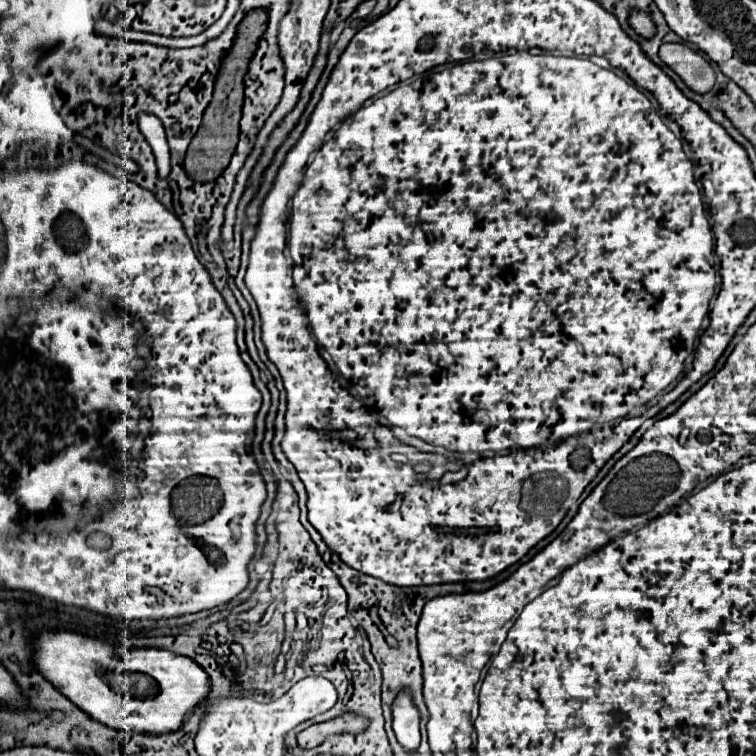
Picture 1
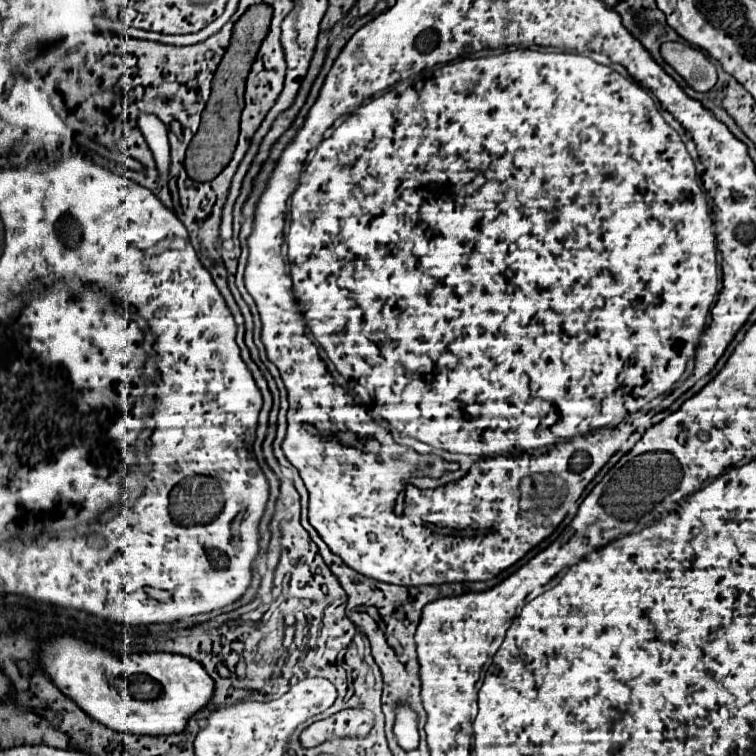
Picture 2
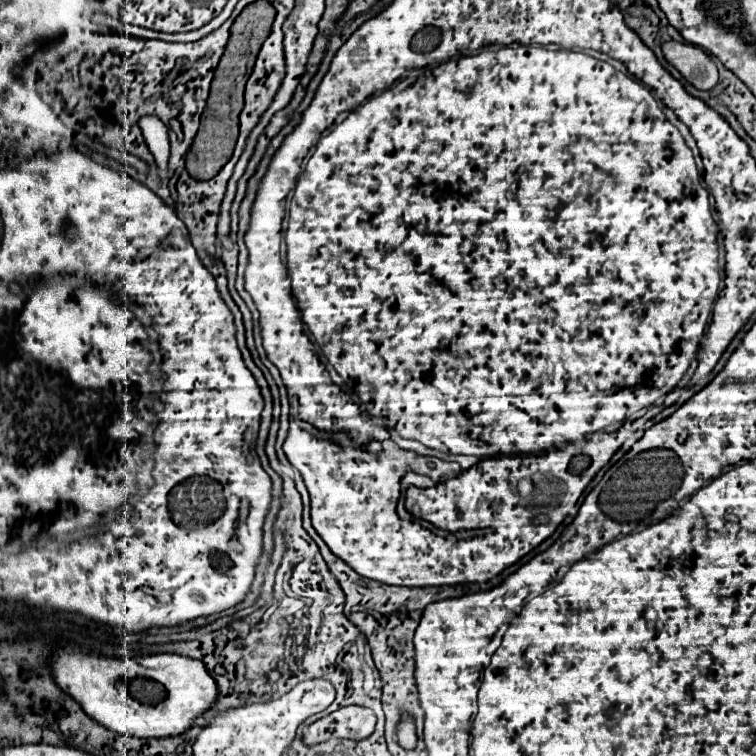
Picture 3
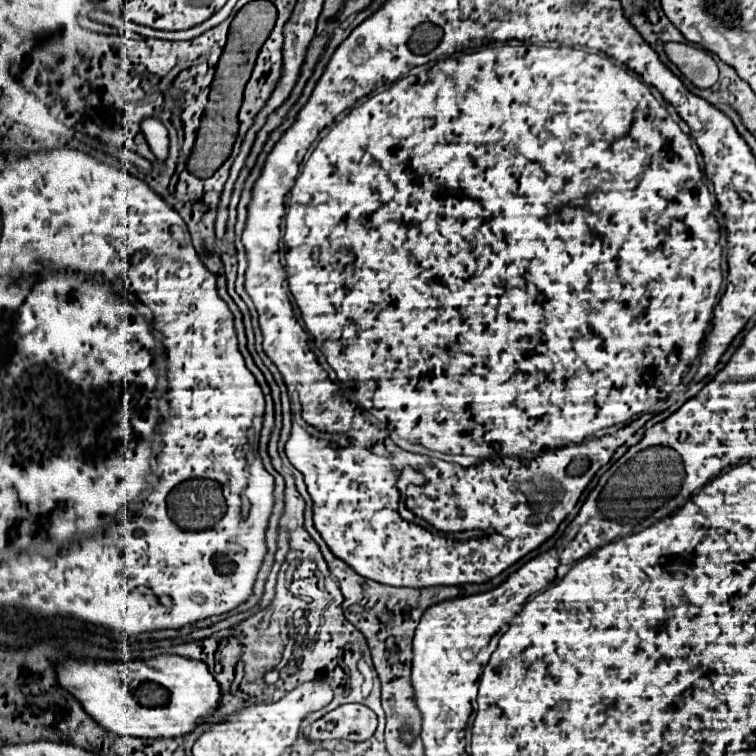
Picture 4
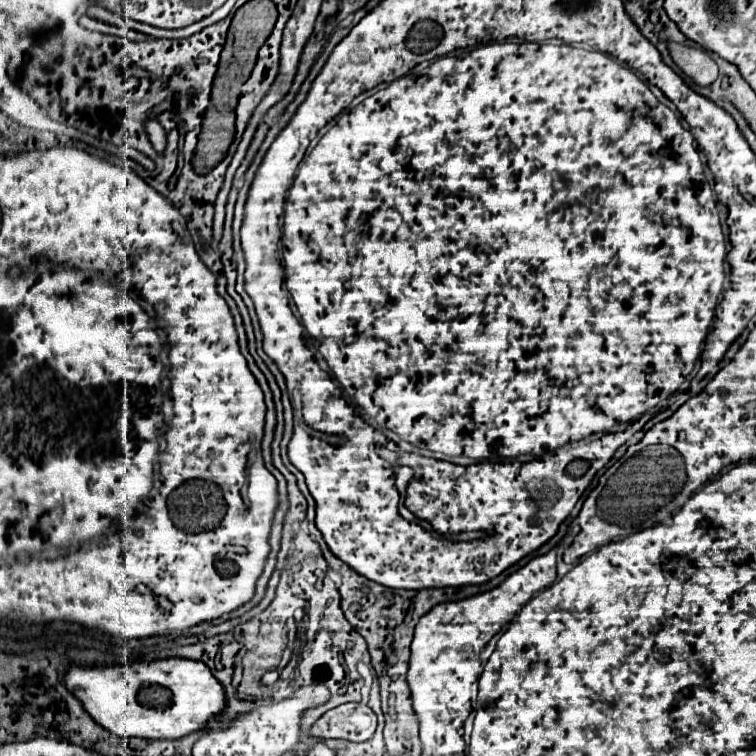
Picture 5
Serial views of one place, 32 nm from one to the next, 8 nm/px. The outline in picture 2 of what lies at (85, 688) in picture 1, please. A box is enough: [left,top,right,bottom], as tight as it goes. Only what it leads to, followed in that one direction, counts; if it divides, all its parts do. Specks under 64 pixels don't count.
[42,636,214,734]

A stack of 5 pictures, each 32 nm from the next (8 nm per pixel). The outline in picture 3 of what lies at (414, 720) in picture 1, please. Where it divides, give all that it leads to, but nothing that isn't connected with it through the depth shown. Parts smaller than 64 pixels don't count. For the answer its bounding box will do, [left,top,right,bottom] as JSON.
[398,716,418,750]

